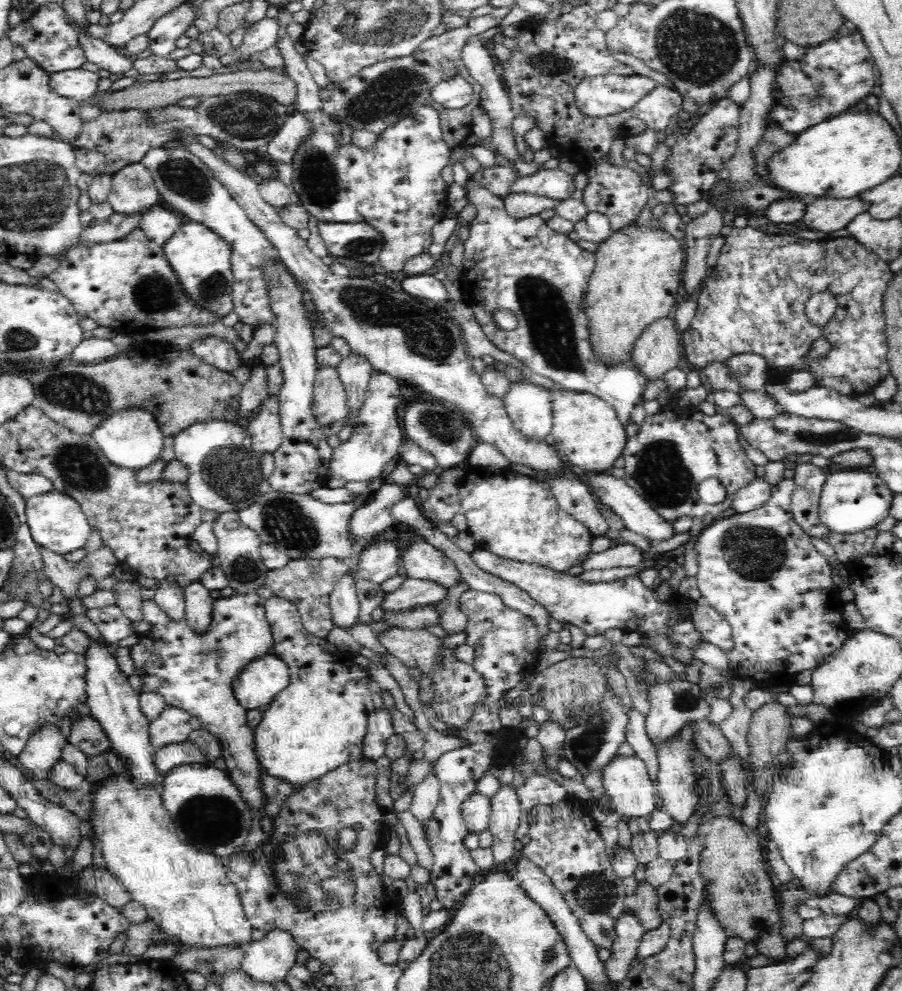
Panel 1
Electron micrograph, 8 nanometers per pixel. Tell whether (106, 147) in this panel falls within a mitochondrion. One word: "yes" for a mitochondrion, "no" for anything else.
yes

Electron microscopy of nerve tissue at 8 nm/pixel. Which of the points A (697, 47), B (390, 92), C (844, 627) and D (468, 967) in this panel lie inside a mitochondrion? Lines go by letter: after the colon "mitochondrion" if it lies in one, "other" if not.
A: mitochondrion
B: mitochondrion
C: other
D: mitochondrion

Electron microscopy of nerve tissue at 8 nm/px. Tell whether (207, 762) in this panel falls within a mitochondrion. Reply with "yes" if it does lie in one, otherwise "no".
no

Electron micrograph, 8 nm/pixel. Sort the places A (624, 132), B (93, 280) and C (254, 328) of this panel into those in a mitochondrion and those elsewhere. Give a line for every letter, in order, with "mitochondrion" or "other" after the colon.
A: other
B: other
C: other

